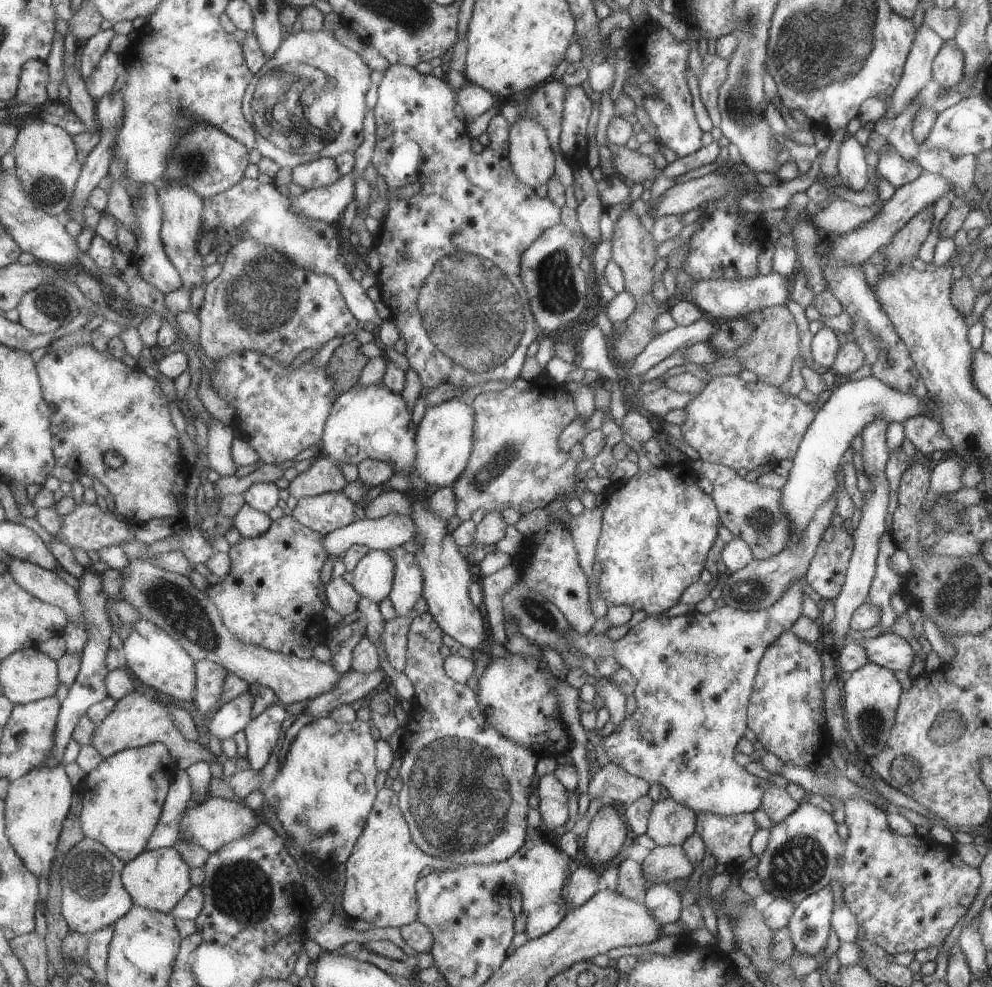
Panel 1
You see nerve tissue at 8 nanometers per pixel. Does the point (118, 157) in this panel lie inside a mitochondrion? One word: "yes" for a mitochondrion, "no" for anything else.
no

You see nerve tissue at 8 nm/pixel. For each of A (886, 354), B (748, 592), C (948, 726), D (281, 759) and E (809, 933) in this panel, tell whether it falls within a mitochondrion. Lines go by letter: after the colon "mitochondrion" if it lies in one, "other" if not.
A: mitochondrion
B: mitochondrion
C: mitochondrion
D: other
E: mitochondrion

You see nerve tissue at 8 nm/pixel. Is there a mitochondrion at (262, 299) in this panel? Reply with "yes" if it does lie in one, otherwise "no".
yes

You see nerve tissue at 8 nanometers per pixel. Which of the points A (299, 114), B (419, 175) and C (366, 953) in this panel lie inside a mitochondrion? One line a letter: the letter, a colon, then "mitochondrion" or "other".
A: mitochondrion
B: other
C: other

